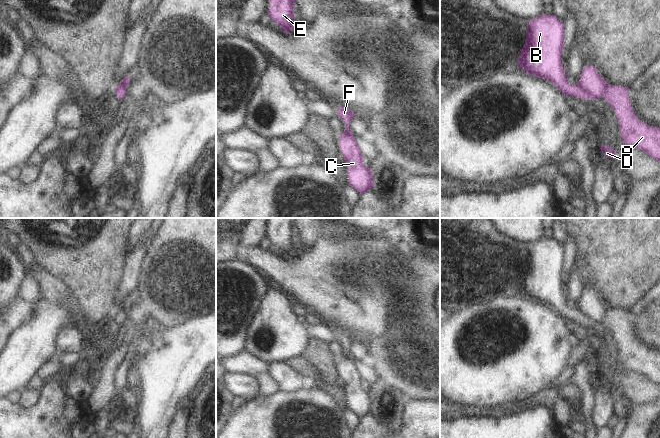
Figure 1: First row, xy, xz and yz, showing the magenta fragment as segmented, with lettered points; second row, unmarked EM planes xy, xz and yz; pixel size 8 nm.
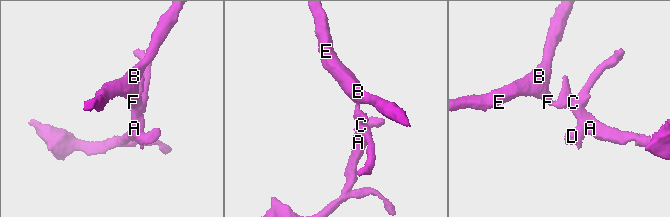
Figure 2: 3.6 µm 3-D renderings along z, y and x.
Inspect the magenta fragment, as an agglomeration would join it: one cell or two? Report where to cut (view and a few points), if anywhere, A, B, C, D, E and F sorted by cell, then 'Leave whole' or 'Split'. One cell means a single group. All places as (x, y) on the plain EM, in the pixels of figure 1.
Split along yz (577, 307), (589, 321). Groups: A C D / B E F. Split

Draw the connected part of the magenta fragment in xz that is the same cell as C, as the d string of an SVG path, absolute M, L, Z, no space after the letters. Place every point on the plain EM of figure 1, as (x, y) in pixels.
M342 357L339 361L339 371L347 390L349 409L360 418L372 413L373 400L371 393L362 385L363 380L352 357Z

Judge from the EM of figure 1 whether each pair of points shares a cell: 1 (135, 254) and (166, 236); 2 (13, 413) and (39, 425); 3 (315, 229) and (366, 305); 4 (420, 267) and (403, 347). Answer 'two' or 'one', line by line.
1: two
2: one
3: two
4: one

